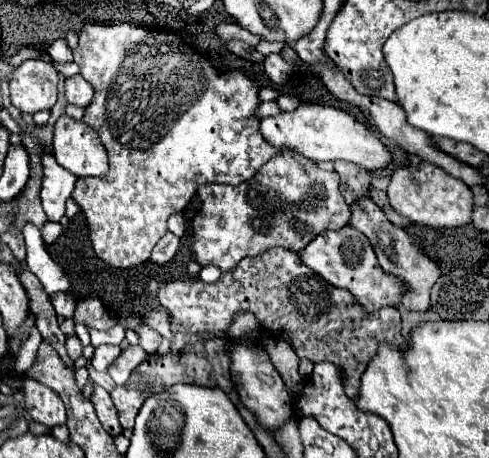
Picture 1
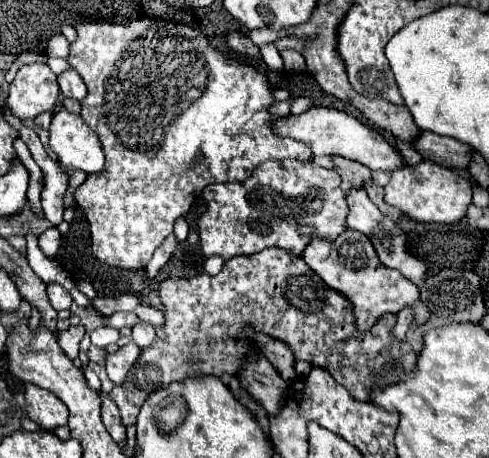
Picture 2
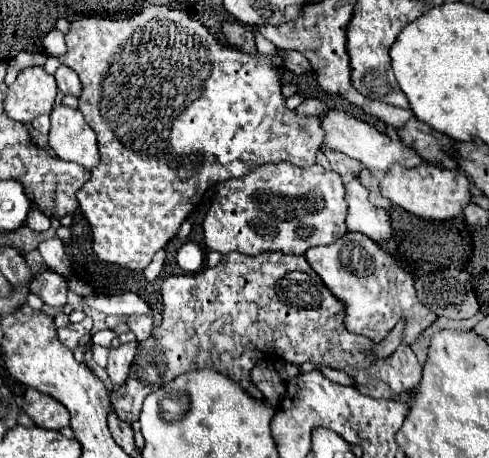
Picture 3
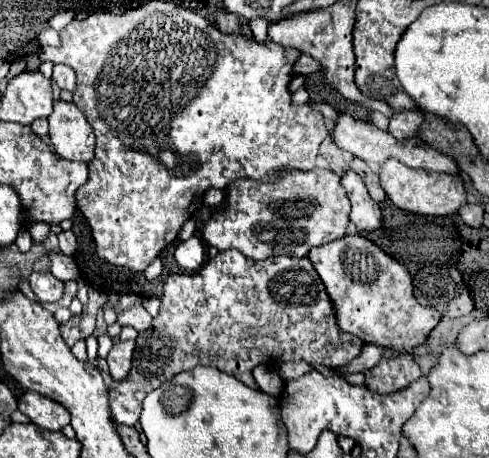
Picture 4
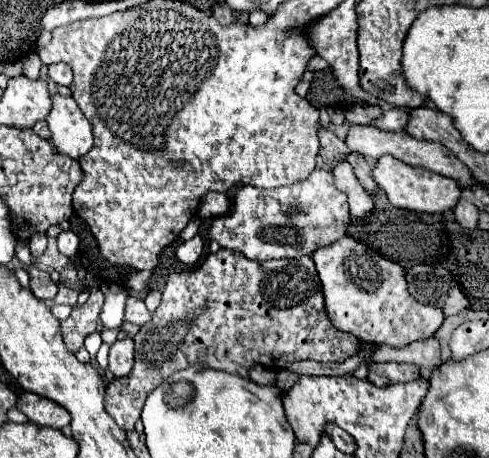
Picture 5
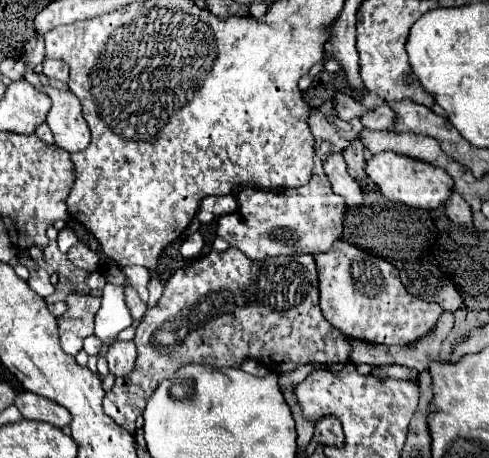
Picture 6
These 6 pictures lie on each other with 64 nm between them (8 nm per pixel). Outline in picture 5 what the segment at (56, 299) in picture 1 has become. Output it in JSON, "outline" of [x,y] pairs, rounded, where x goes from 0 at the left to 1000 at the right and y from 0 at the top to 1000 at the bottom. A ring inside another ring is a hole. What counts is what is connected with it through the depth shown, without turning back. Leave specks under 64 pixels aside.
{"outline":[[[61,585],[61,633],[74,651],[82,655],[106,655],[119,642],[119,620],[102,607],[98,594],[78,590],[78,585]]]}

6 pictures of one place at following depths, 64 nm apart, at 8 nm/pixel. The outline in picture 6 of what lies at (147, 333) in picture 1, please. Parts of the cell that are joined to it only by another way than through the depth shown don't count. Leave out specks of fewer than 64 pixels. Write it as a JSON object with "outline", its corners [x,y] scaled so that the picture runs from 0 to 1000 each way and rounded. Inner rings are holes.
{"outline":[[[258,624],[258,664],[262,664],[262,677],[274,694],[274,703],[286,703],[299,686],[299,664],[286,655],[286,646],[278,642],[278,633],[270,624]]]}

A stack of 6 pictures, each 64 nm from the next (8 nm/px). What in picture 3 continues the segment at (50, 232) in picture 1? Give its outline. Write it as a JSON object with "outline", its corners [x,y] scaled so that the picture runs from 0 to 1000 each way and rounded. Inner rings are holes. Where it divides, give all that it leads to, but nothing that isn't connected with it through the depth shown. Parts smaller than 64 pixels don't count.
{"outline":[[[119,515],[110,520],[98,520],[90,528],[78,533],[78,550],[86,555],[90,572],[110,585],[123,603],[143,603],[143,576],[135,568],[135,555],[131,555],[131,537],[127,537],[127,524]]]}

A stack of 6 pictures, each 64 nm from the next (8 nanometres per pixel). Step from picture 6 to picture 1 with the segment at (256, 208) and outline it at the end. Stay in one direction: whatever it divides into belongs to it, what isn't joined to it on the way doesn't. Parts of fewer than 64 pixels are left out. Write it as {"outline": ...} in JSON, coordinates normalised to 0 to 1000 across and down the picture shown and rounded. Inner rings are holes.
{"outline":[[[577,332],[507,397],[487,406],[413,402],[401,415],[413,454],[393,476],[397,572],[409,581],[438,576],[458,598],[479,590],[495,563],[532,559],[560,537],[618,550],[654,507],[712,489],[716,454],[691,415],[691,397],[687,376],[667,376],[613,336]]]}

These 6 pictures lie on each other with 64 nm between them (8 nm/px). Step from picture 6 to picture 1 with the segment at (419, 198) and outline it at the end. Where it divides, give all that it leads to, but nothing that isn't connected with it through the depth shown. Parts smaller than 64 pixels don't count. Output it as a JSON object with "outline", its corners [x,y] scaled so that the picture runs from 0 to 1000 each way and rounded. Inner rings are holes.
{"outline":[[[859,354],[855,362],[834,362],[834,367],[814,367],[802,380],[802,397],[793,406],[793,432],[802,454],[834,476],[847,489],[875,493],[875,498],[941,498],[965,485],[965,419],[961,410],[912,380],[904,367],[892,367],[888,358]]]}

